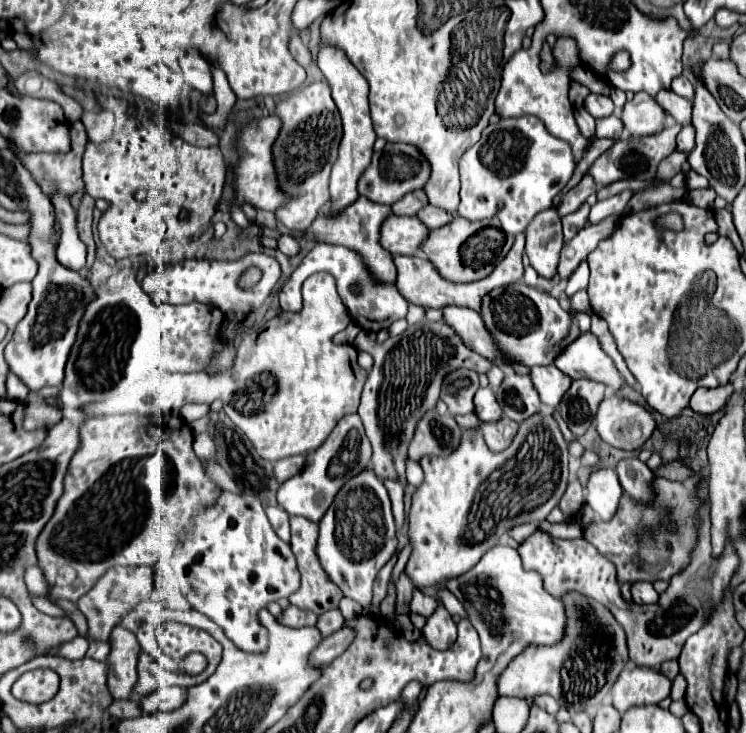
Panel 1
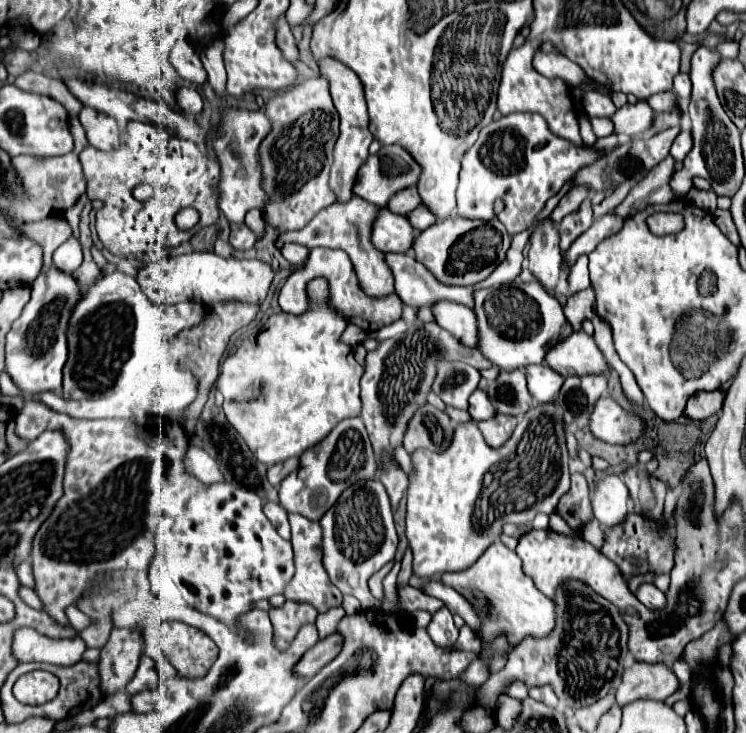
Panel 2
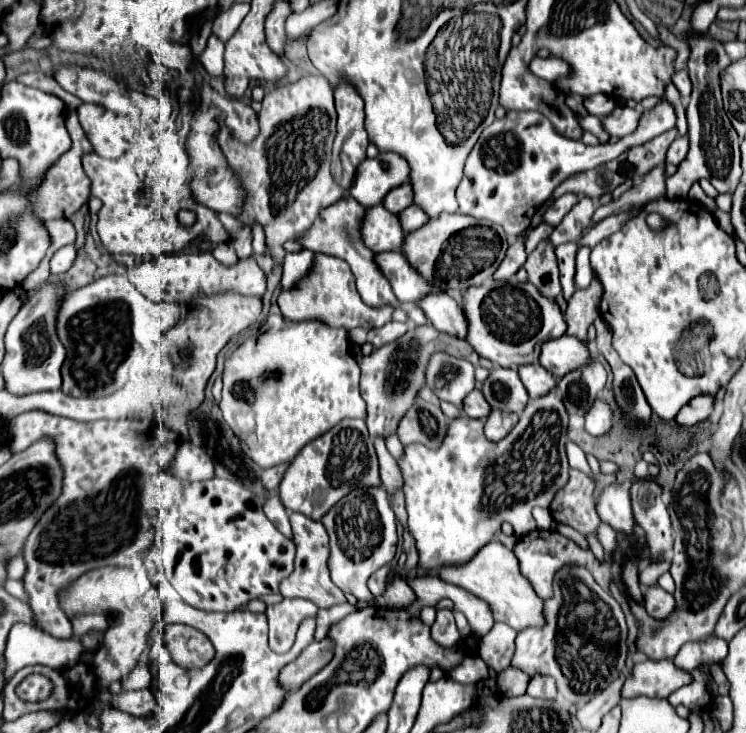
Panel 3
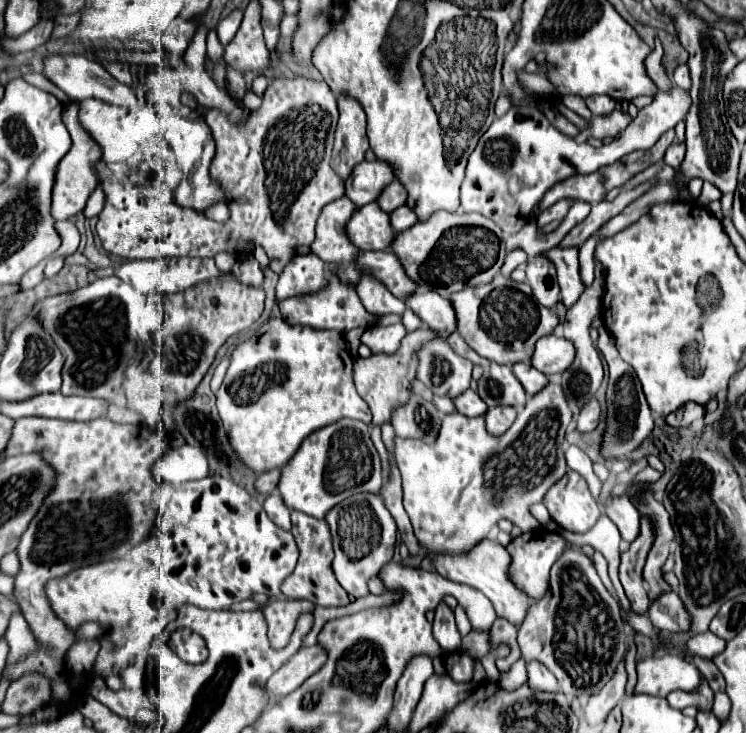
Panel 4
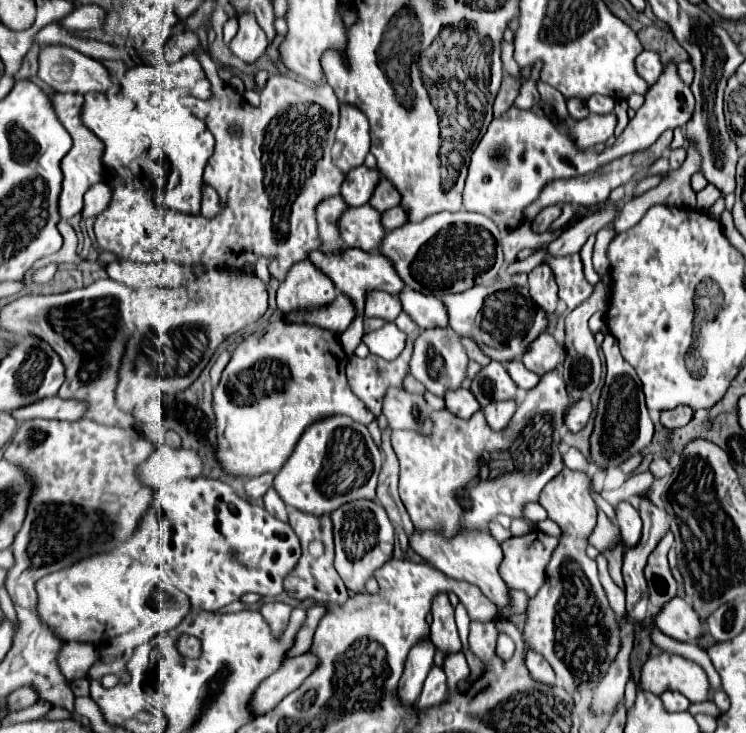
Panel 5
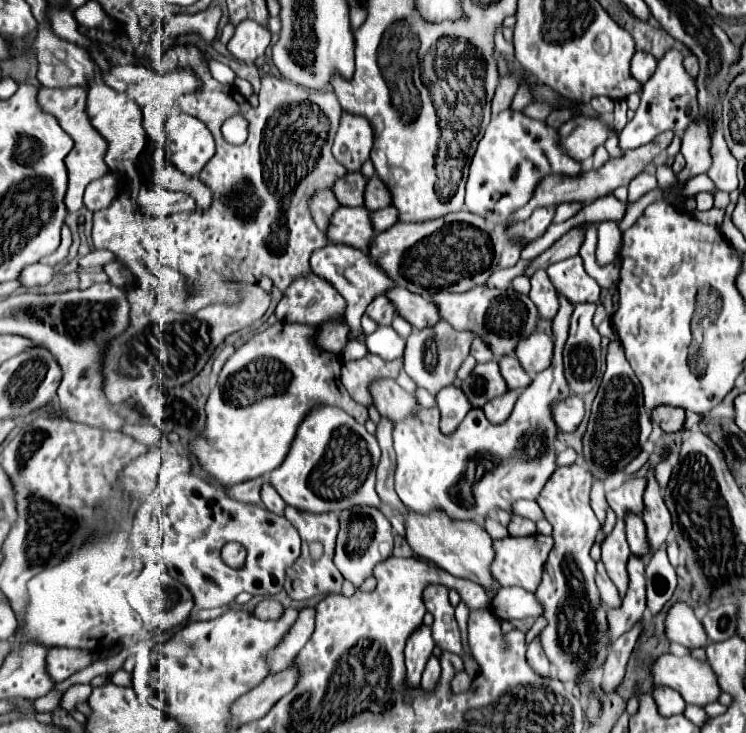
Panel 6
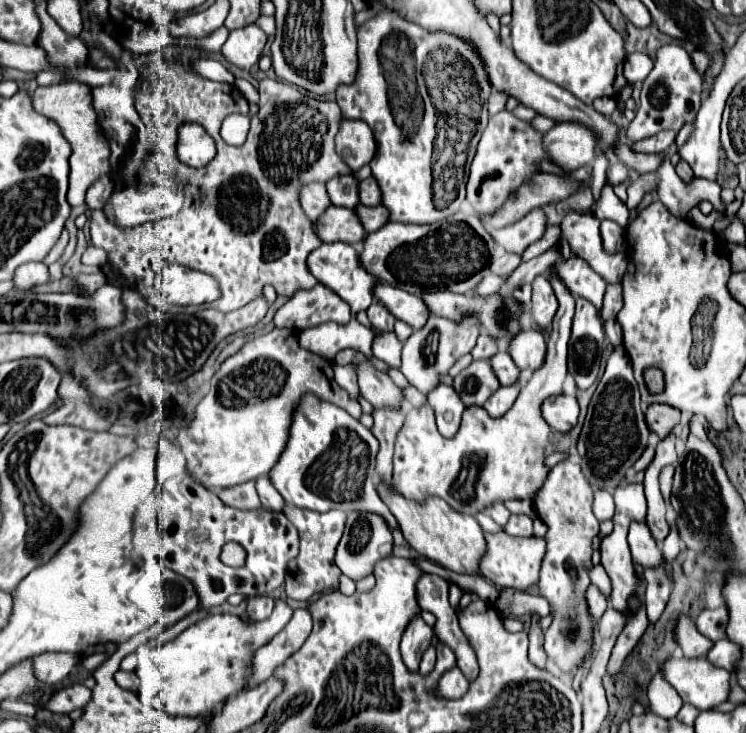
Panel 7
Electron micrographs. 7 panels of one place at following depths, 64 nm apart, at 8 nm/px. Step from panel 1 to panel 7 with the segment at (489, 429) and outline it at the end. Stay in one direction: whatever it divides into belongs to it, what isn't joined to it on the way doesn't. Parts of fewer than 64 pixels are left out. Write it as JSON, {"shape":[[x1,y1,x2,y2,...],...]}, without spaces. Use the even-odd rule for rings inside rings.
{"shape":[[520,384,502,386,498,392,494,392,494,394,486,400,484,410,486,410,492,418,500,418,500,416,504,416,504,414,512,408,512,404,516,402,516,396,518,396,518,392,520,392,518,386,520,386]]}

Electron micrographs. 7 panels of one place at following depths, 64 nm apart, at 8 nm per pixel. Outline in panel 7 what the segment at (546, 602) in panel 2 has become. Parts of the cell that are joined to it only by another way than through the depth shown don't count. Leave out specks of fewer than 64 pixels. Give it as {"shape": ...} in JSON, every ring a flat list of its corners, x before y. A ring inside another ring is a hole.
{"shape":[[382,484,378,486,378,494,396,516,406,542,422,558,428,558,456,574,480,576,480,560,484,558,486,552,486,540,474,516,452,512,452,508,440,498,428,498,424,504,416,504,412,500,402,498,394,488,384,488]]}

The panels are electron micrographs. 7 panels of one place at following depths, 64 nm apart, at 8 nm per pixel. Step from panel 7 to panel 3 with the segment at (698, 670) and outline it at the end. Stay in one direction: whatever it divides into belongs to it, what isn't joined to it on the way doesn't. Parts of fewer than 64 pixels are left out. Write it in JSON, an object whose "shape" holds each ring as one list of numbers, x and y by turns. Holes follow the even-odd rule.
{"shape":[[644,660,634,664,624,680,622,698,668,698,680,686,690,682,690,674,678,670,672,660]]}

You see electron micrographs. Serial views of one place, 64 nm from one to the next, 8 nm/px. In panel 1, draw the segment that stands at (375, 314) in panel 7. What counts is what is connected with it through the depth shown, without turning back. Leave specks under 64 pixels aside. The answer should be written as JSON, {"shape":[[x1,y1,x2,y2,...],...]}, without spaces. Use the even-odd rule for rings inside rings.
{"shape":[[360,196,354,204,350,204,338,216,318,216,314,220,314,224,308,228,308,238,316,238,316,240,328,242,328,244,342,244,342,246,348,246,348,248,360,252,364,256,370,272,374,276,378,276,378,280,382,280,382,282,394,282,396,280,394,256,388,250,384,250,382,244,380,244,380,228,382,228,384,220,390,214,392,214,390,206,376,204,376,202]]}

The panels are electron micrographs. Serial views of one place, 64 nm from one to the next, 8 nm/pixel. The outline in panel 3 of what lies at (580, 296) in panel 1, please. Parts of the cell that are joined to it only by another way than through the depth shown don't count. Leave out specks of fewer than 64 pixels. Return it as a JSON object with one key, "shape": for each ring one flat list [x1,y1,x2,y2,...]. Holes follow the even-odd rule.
{"shape":[[594,280,586,290,580,290,572,300,568,300,566,308,566,324,570,336,576,336,580,340,586,340,586,330,588,326,598,318,598,302,600,302,602,288,598,280]]}

